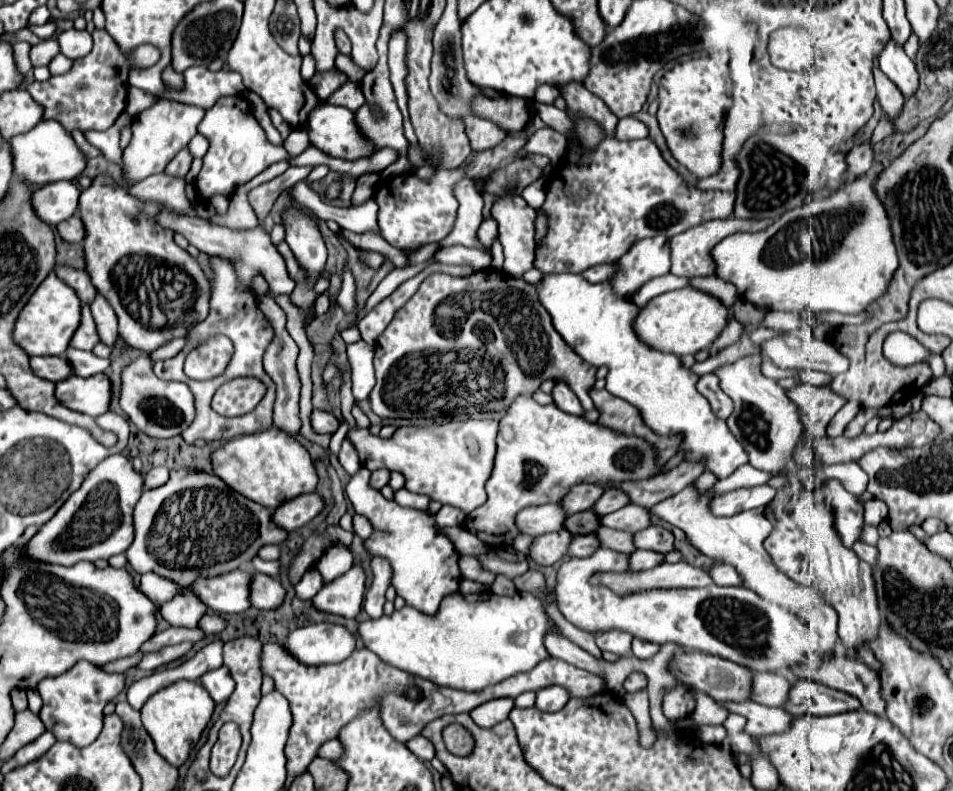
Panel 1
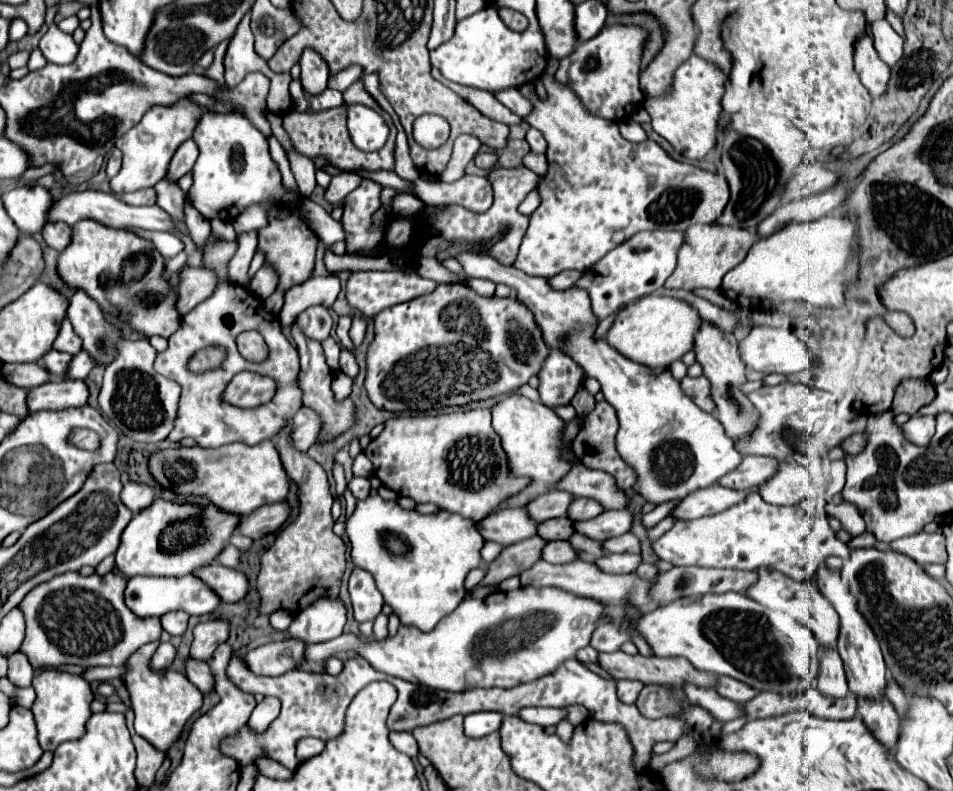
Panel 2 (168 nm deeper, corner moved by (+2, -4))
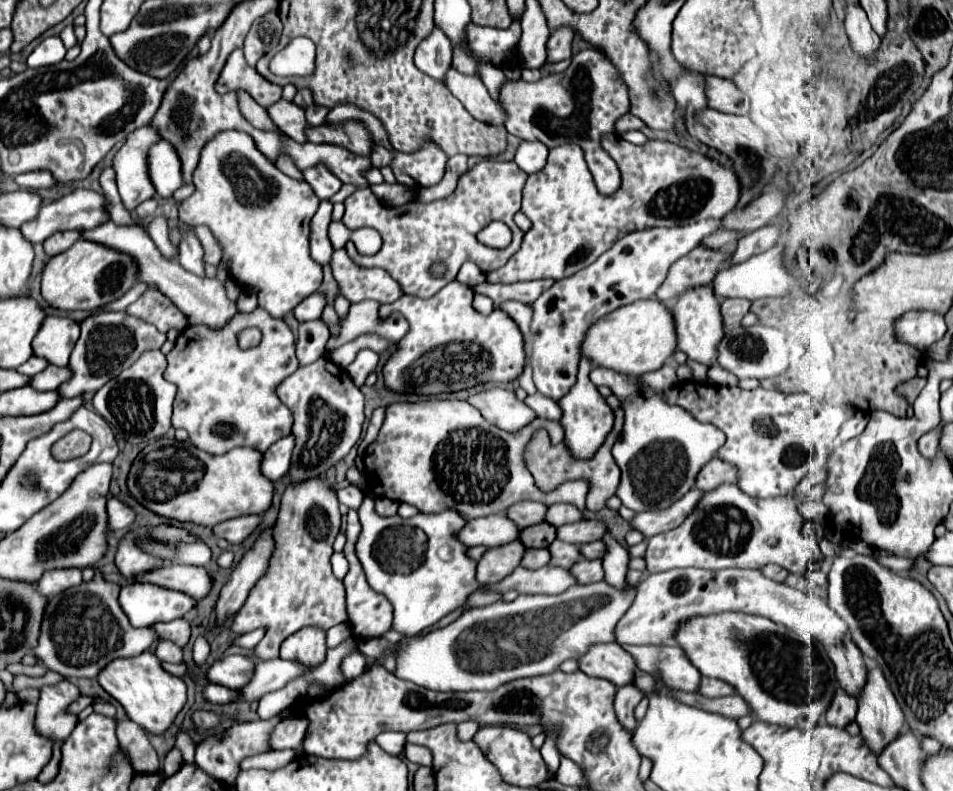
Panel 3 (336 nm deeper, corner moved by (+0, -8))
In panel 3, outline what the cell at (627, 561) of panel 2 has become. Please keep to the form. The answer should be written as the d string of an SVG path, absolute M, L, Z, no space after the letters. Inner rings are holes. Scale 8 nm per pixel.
M580 560L578 564L574 564L570 568L570 572L574 572L576 580L580 584L594 584L594 582L602 582L604 580L604 568L602 568L602 560Z

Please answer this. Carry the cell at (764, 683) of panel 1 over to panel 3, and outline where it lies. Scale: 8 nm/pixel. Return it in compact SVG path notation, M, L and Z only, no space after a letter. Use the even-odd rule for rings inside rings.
M702 678L700 694L706 698L720 698L720 696L732 696L736 694L736 690L728 682L714 680L714 678Z

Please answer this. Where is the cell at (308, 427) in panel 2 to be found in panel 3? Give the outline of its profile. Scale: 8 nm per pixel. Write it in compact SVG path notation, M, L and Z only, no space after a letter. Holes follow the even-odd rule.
M292 434L282 438L282 440L278 440L278 442L274 442L264 452L262 470L266 470L266 476L270 480L278 480L288 472L290 460L292 460L292 452L294 452L294 436Z

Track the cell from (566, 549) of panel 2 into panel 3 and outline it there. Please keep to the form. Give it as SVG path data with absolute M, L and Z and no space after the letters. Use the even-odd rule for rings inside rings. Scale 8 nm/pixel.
M530 548L528 552L526 552L526 556L524 556L524 560L522 560L522 566L524 568L532 568L532 570L536 570L536 568L542 568L542 566L546 566L548 562L550 562L550 552L546 550L546 548L542 548L542 550L534 550L534 548Z

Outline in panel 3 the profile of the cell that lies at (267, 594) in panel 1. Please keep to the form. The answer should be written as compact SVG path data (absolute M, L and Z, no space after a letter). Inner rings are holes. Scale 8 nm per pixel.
M168 564L166 568L158 568L158 572L150 572L144 582L166 584L166 588L174 588L202 600L210 594L214 580L206 568L188 566L188 564Z

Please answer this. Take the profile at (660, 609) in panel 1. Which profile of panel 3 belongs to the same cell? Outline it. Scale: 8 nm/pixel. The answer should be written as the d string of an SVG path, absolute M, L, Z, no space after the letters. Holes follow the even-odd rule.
M746 612L692 616L678 626L672 640L702 676L732 684L754 708L754 716L764 722L814 728L838 686L826 650L804 644L796 632L766 616Z

